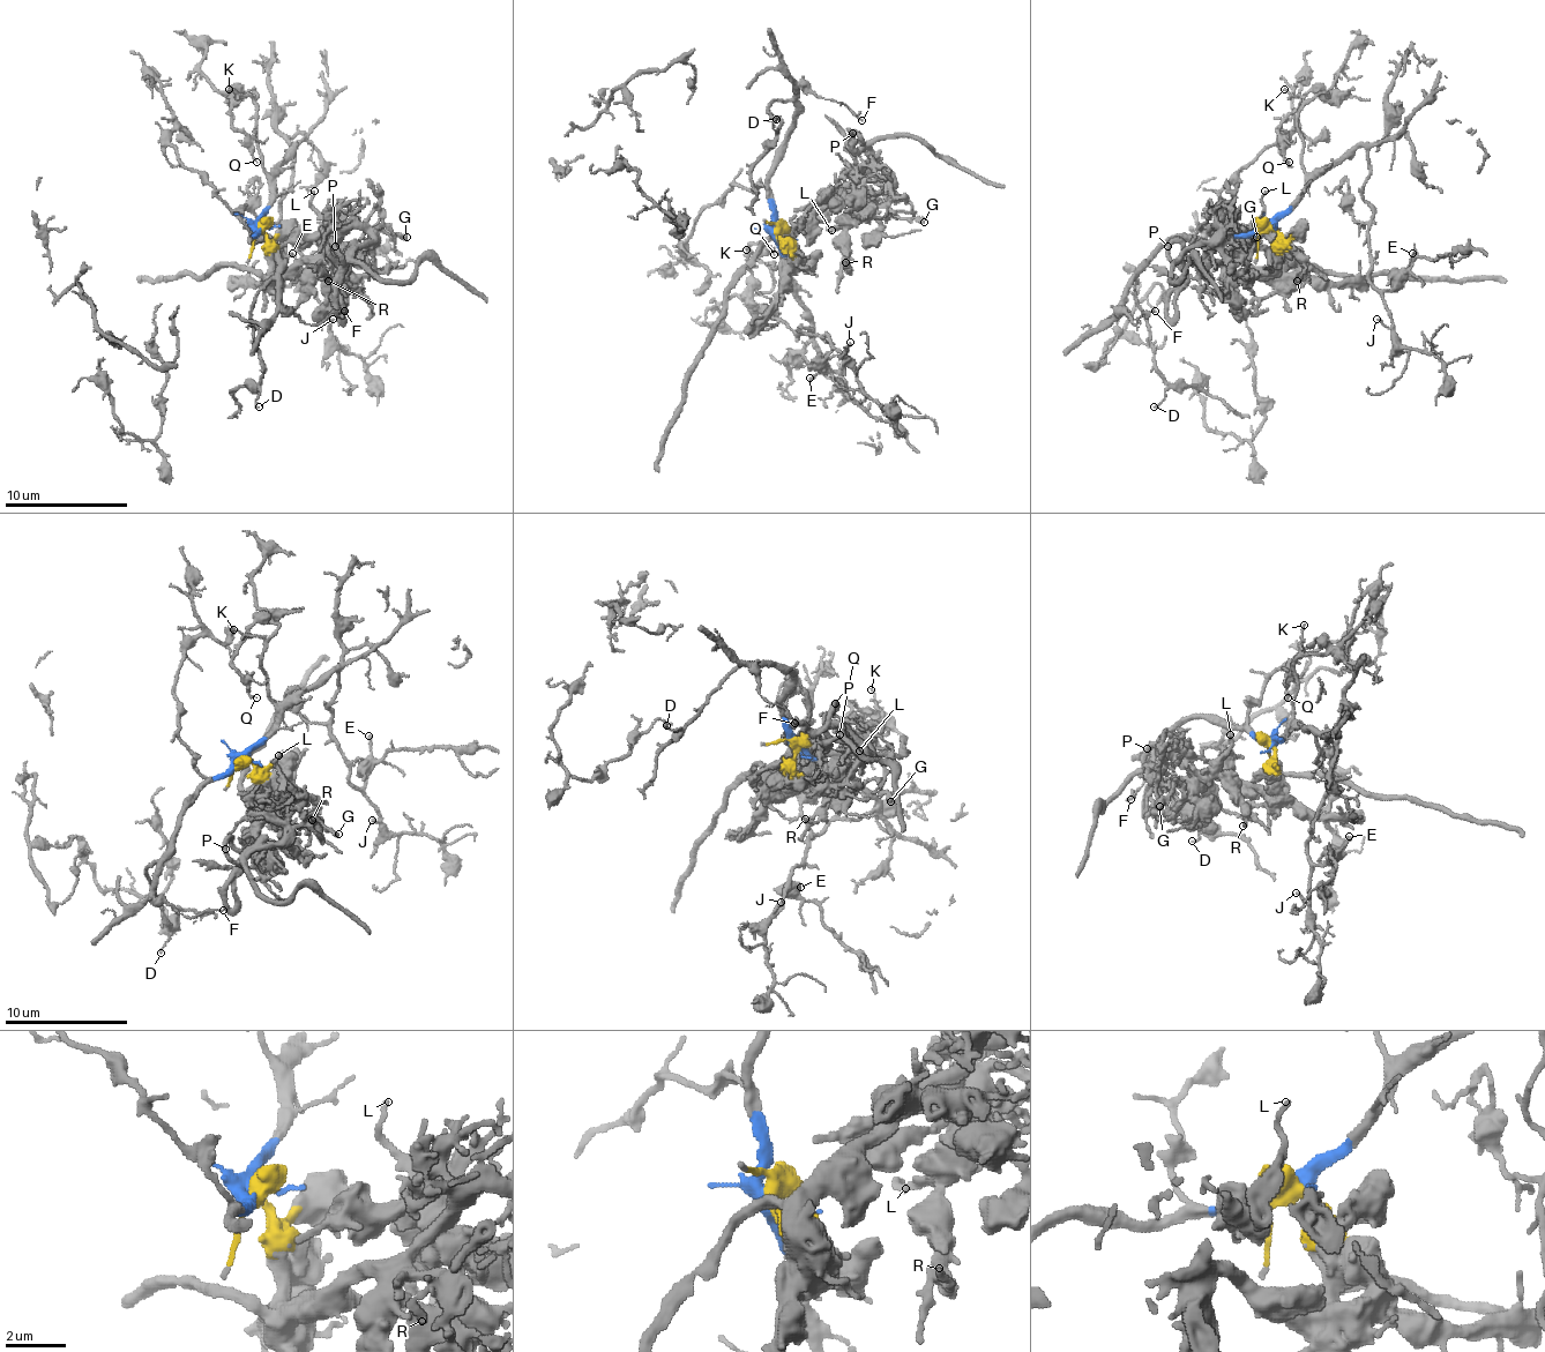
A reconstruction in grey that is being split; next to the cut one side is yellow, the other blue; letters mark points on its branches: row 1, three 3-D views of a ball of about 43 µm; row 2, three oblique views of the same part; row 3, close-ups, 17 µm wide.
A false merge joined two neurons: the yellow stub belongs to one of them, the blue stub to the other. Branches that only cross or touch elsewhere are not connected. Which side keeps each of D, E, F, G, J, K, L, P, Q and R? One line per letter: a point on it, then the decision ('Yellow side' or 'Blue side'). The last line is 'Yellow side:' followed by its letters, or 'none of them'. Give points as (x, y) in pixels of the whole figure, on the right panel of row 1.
D: Place: (1154, 406). Blue side
E: Place: (1412, 253). Blue side
F: Place: (1155, 311). Blue side
G: Place: (1256, 237). Yellow side
J: Place: (1376, 319). Blue side
K: Place: (1284, 89). Blue side
L: Place: (1264, 191). Yellow side
P: Place: (1167, 246). Yellow side
Q: Place: (1289, 162). Blue side
R: Place: (1297, 281). Yellow side
Yellow side: G, L, P, R

